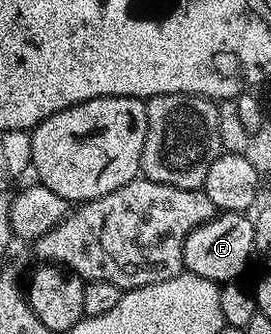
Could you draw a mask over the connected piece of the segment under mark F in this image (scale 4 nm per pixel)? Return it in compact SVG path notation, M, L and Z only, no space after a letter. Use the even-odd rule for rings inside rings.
M218 212L211 220L196 226L192 234L186 236L184 242L184 258L182 263L185 271L196 274L200 278L213 280L215 284L221 286L227 282L237 281L246 272L246 267L251 267L254 256L254 221L245 212Z

